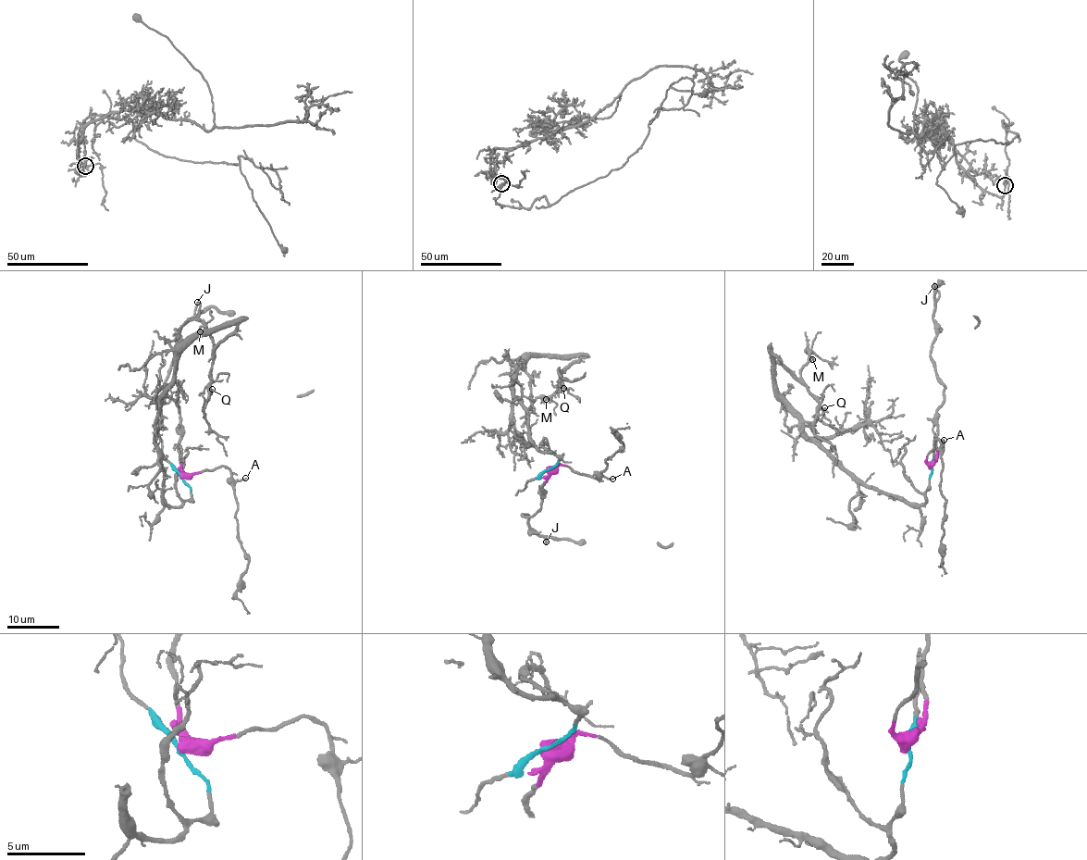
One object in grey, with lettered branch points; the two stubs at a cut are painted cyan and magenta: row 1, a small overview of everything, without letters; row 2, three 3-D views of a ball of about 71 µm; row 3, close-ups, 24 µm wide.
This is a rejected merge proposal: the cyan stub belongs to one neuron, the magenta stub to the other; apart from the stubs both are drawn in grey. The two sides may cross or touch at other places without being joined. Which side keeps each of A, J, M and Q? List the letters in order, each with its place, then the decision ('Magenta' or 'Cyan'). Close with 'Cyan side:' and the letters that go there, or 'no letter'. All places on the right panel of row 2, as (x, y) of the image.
A: Place: (944, 440). Magenta
J: Place: (934, 286). Magenta
M: Place: (812, 359). Cyan
Q: Place: (824, 407). Cyan
Cyan side: M, Q

